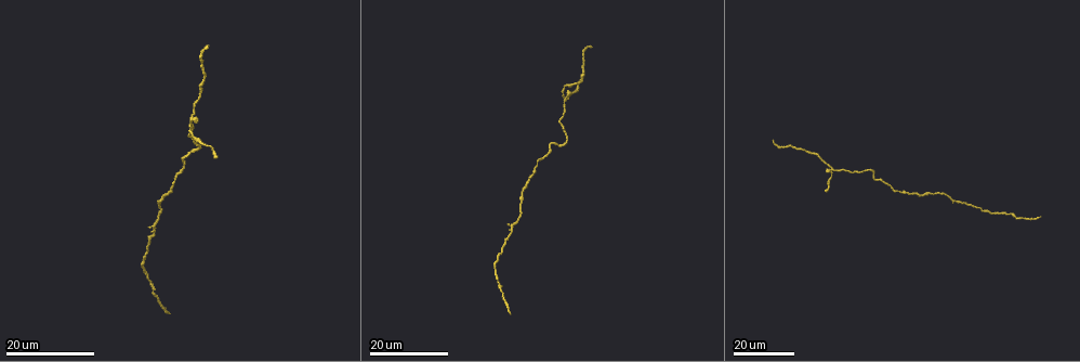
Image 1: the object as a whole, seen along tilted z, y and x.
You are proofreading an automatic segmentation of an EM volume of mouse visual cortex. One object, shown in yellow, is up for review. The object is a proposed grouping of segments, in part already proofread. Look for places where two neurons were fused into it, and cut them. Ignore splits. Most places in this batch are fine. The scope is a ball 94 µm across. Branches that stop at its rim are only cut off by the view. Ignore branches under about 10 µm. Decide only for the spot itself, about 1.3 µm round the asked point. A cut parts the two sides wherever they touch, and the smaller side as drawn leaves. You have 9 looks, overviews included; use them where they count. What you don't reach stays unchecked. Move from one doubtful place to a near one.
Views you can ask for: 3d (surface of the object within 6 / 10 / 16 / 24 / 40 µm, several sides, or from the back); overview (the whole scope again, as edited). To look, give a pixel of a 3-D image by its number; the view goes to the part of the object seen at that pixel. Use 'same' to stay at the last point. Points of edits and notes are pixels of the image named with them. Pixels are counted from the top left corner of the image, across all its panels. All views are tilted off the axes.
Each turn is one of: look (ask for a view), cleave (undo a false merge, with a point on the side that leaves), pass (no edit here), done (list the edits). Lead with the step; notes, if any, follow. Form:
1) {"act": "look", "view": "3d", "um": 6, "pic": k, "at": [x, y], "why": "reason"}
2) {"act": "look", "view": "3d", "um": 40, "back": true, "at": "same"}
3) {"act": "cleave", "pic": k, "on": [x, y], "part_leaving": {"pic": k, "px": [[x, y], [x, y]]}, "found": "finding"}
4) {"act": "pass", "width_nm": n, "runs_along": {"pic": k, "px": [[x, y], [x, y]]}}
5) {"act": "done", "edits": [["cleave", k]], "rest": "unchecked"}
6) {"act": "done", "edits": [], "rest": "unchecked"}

{"act": "look", "view": "3d", "um": 16, "pic": 1, "at": [524, 193], "why": "sudden change in width"}

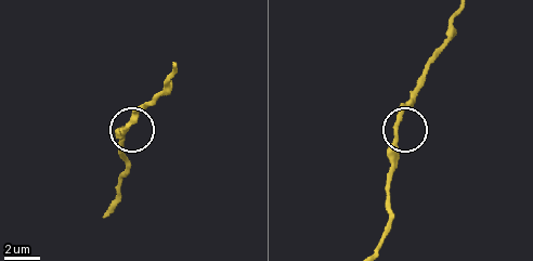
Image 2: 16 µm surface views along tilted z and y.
{"act": "look", "view": "3d", "um": 6, "pic": 2, "at": [395, 136], "why": "zoom in"}

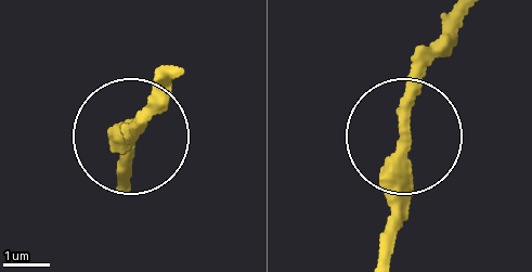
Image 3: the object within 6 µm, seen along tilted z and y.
{"act": "pass", "found": "all the same neuron"}

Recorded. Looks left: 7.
{"act": "look", "view": "3d", "um": 16, "pic": 1, "at": [831, 169], "why": "four arms meet"}

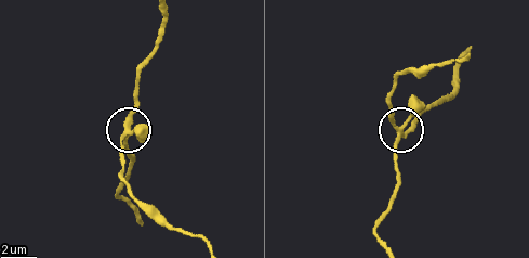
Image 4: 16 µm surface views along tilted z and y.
{"act": "look", "view": "3d", "um": 10, "pic": 4, "at": [397, 133]}

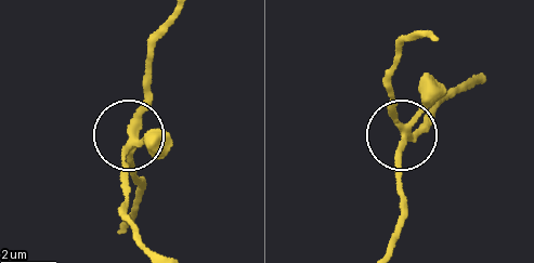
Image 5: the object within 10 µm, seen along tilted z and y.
{"act": "look", "view": "3d", "um": 6, "pic": 5, "at": [131, 134]}

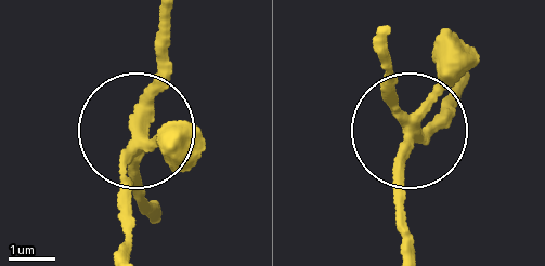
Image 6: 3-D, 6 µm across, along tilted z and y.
{"act": "pass", "arms": 4, "runs_along": {"pic": 6, "px": [[397, 243], [397, 149], [411, 128], [386, 74]]}, "found": "all the same neuron"}

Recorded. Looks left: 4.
{"act": "look", "view": "3d", "um": 16, "pic": 1, "at": [196, 139], "why": "sudden change in width"}

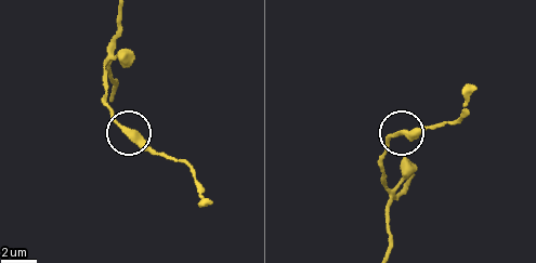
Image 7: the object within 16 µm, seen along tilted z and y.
{"act": "look", "view": "3d", "um": 6, "pic": 7, "at": [399, 135], "why": "zoom in"}

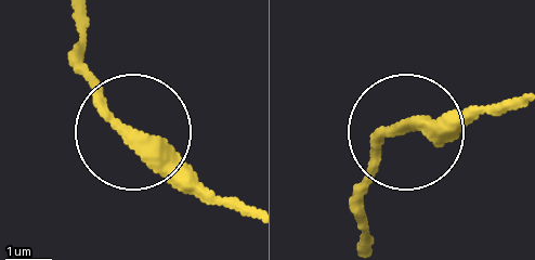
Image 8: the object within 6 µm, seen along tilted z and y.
{"act": "look", "view": "3d", "um": 6, "back": true, "pic": 8, "at": [130, 133]}

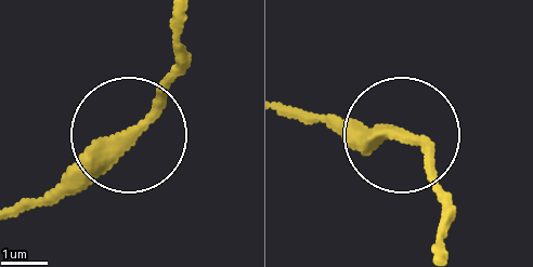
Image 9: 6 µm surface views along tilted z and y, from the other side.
{"act": "pass", "runs_along": {"pic": 9, "px": [[178, 25], [180, 68], [164, 99], [35, 208]]}, "found": "one neuron here"}

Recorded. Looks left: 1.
{"act": "done", "edits": [], "rest": "unchecked"}

